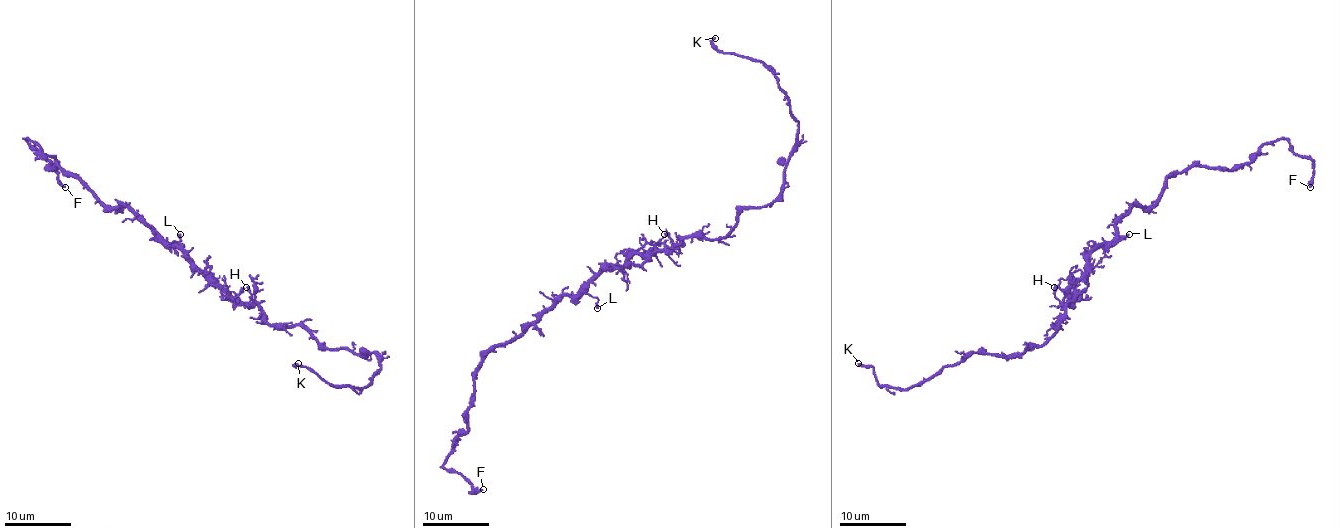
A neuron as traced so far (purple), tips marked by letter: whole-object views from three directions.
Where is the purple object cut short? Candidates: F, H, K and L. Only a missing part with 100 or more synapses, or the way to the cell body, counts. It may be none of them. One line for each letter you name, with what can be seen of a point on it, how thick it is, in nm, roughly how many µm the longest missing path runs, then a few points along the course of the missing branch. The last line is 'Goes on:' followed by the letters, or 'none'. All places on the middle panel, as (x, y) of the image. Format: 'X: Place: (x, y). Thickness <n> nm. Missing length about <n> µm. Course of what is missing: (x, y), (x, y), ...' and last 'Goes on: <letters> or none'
K: Place: (715, 38). Thickness 280 nm. Missing length about 40 µm. Course of what is missing: (715, 38), (694, 44), (679, 44), (657, 33), (574, 24), (547, 14)
Goes on: K

